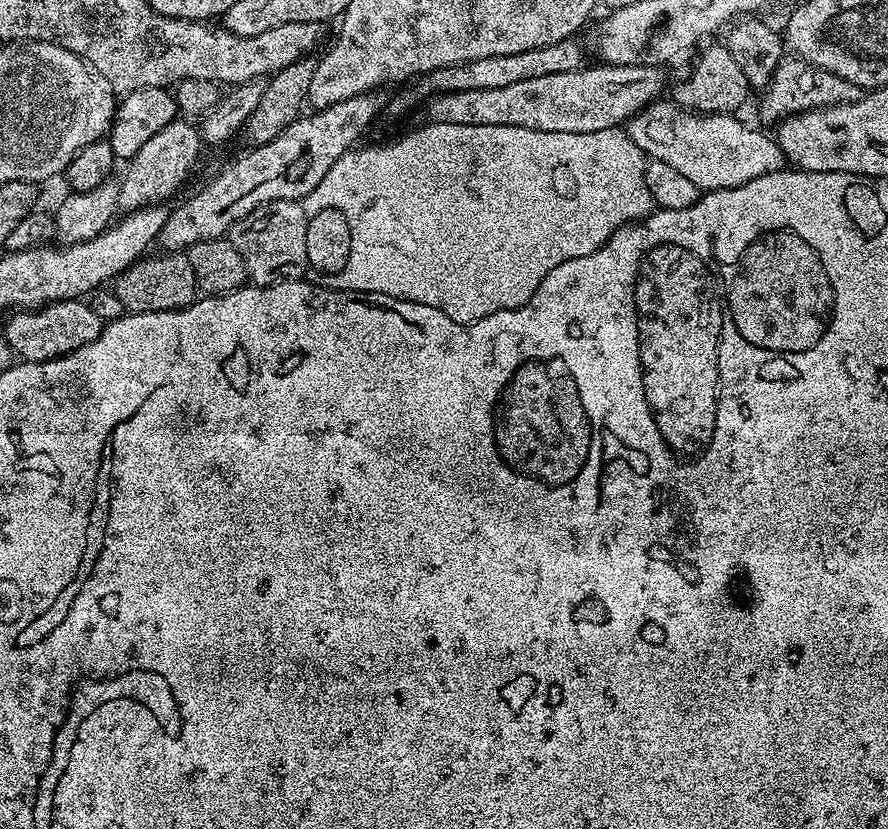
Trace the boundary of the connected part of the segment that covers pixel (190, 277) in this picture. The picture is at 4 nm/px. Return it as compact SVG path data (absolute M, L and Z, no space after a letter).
M160 252L154 257L147 255L130 267L120 272L112 282L112 291L120 302L122 302L127 313L146 313L172 311L174 309L187 308L198 296L196 279L194 278L194 268L190 265L187 253L184 252Z

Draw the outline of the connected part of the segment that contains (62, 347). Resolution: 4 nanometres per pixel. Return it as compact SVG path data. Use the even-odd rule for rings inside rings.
M83 299L79 300L55 300L53 304L46 304L35 310L16 310L3 321L2 335L12 347L13 353L24 362L46 362L59 356L70 354L98 338L100 331L104 329L105 321L90 310L90 306Z

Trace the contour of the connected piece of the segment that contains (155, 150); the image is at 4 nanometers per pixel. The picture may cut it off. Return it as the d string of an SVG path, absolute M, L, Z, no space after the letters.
M184 118L171 120L150 142L146 142L127 161L124 177L119 177L120 193L118 194L118 209L121 213L129 214L137 209L147 209L164 199L183 182L188 171L196 164L202 149L201 129L195 123Z

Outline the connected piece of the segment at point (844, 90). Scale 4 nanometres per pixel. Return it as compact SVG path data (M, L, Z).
M788 54L774 70L774 78L763 89L760 100L761 125L775 125L785 116L797 116L800 112L808 112L812 108L822 108L830 104L849 104L858 102L864 97L865 89L854 82L846 82L846 78L838 78L838 74L830 74L821 68L815 68L810 62L800 59L795 54Z

